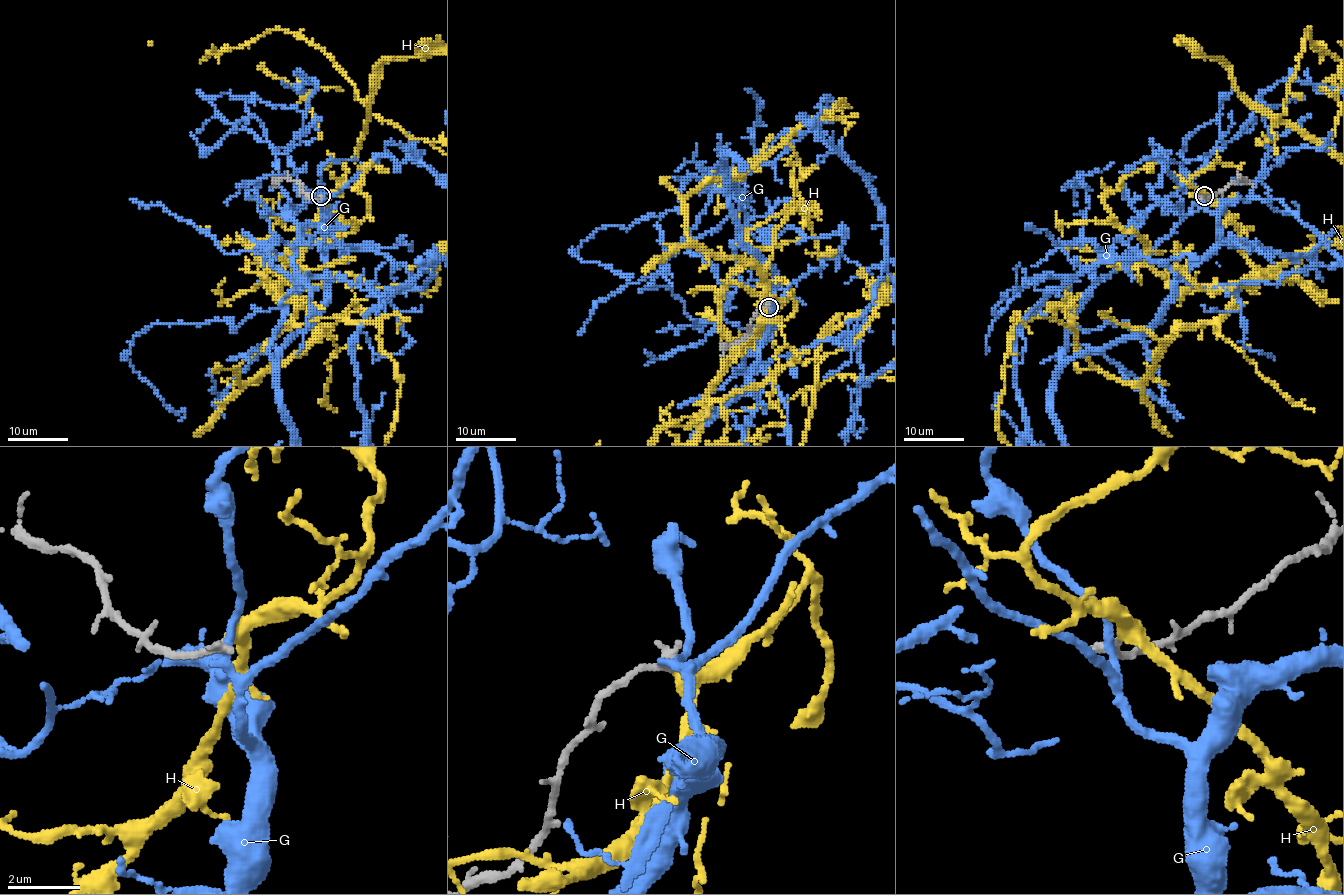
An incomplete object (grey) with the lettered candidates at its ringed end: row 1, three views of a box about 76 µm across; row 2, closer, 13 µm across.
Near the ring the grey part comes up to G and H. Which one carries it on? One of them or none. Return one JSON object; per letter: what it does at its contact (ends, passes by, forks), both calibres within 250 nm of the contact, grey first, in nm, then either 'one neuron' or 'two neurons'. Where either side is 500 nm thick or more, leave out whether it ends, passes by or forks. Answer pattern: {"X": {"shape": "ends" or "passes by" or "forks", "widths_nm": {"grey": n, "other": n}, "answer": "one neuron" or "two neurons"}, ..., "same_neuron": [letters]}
{"G": {"shape": "passes by", "widths_nm": {"grey": 260, "other": 240}, "answer": "two neurons"}, "H": {"shape": "passes by", "widths_nm": {"grey": 260, "other": 380}, "answer": "one neuron"}, "same_neuron": ["H"]}

